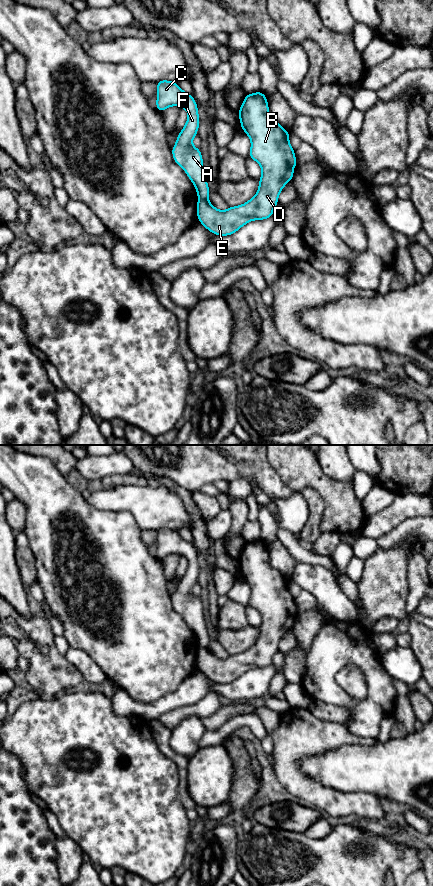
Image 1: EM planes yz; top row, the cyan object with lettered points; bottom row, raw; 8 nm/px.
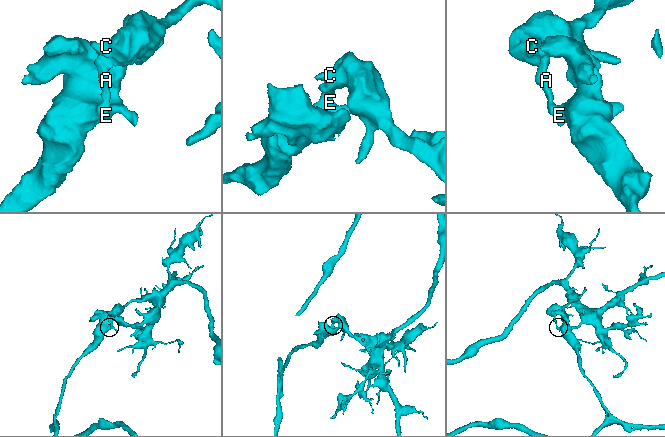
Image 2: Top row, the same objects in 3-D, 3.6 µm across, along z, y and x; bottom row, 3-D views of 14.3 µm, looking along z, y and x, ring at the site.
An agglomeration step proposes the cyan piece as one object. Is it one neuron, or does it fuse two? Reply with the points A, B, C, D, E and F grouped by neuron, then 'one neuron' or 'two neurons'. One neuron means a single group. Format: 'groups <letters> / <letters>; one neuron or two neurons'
groups A C F / B D E; two neurons

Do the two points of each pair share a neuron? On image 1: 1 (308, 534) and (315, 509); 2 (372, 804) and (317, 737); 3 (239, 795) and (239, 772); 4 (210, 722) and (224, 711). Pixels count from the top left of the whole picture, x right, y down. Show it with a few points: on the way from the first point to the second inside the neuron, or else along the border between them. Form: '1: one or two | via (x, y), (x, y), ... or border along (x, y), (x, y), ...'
1: one | via (312, 528), (315, 515)
2: one | via (343, 803), (311, 791), (292, 772), (292, 764)
3: one | via (239, 789), (239, 778)
4: one | via (213, 722), (221, 714)

